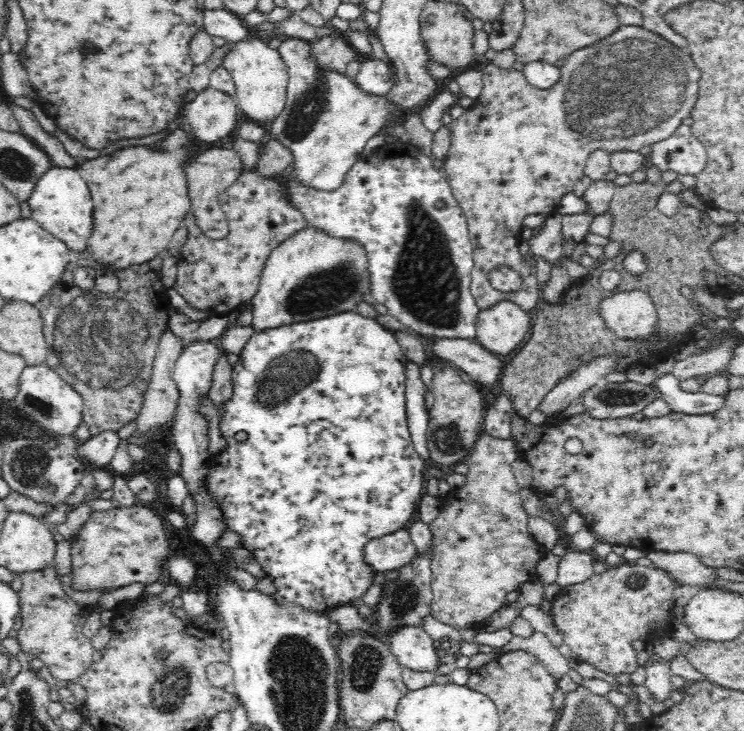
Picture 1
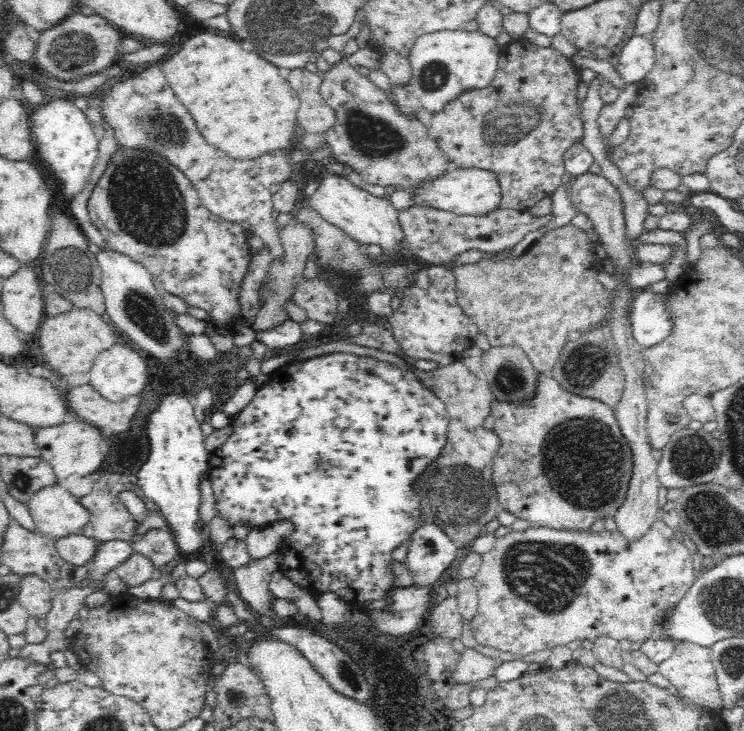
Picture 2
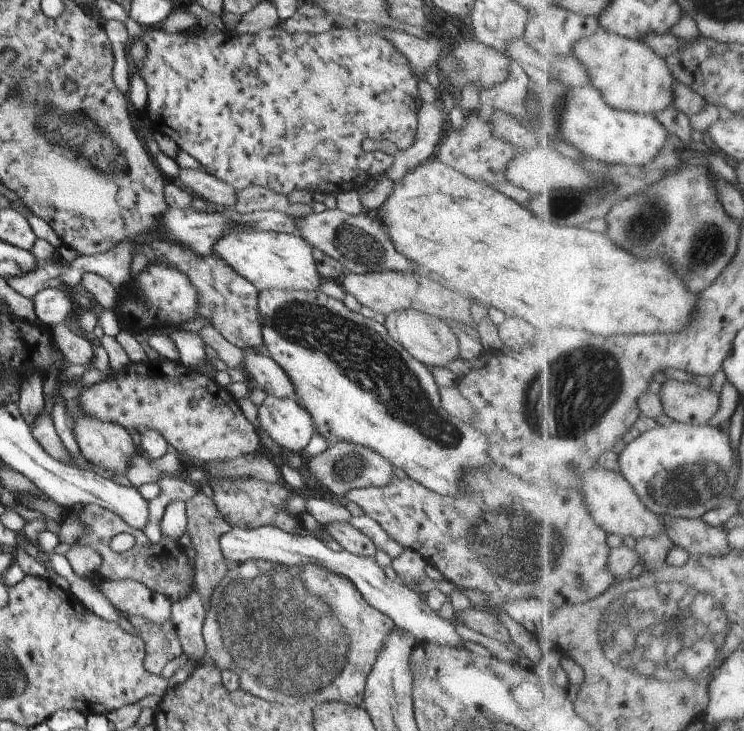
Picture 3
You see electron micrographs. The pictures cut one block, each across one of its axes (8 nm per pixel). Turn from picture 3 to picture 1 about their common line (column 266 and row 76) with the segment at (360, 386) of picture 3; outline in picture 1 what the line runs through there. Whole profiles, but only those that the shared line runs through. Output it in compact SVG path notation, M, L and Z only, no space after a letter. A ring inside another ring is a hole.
M283 38L279 47L280 57L287 66L289 81L287 84L287 96L284 110L272 123L268 125L268 135L274 138L292 153L292 165L288 174L278 176L279 180L289 184L292 179L304 183L304 187L313 192L326 192L336 190L342 186L344 178L361 158L363 158L364 146L372 136L380 135L391 124L397 124L404 116L404 110L398 103L394 103L386 95L368 94L362 91L356 81L348 78L346 73L336 70L324 72L316 65L315 56L311 48L311 42L296 38Z

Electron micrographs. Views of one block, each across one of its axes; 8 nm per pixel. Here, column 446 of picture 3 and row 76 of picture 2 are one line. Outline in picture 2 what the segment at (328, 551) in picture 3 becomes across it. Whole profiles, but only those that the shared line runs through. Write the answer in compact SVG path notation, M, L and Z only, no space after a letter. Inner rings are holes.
M634 35L613 61L622 80L627 83L640 83L654 67L655 56L650 37Z

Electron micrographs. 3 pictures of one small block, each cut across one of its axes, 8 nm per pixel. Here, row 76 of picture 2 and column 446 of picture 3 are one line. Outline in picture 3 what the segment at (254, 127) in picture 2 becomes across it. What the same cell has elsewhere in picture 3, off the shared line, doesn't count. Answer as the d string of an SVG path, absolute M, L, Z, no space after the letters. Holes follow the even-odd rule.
M435 157L425 160L420 166L404 175L400 179L398 186L393 184L393 191L386 201L375 212L375 217L388 228L390 240L394 244L394 248L404 254L408 260L412 260L414 264L418 264L420 268L434 272L438 276L444 278L444 282L452 284L458 290L468 292L474 300L484 302L488 306L498 308L500 312L504 312L506 316L518 316L518 318L526 318L530 324L540 326L540 324L556 324L556 326L574 326L578 330L588 330L588 332L596 332L596 334L656 334L666 333L672 334L680 332L682 329L689 329L694 321L697 321L697 308L701 305L702 298L698 300L698 296L694 296L686 284L682 282L682 278L678 274L674 274L674 270L664 262L664 260L636 260L634 254L626 252L624 248L620 248L618 244L614 244L606 234L602 232L592 232L586 228L570 228L560 226L556 222L544 222L540 218L536 218L532 212L528 212L526 208L518 206L514 200L503 195L495 188L488 184L468 178L466 175L458 172L456 169L449 167L447 164L438 161Z

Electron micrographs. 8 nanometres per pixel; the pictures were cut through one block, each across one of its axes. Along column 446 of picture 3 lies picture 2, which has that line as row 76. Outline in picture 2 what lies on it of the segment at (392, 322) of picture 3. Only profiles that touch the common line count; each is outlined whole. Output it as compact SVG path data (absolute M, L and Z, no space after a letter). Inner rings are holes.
M345 58L331 65L330 69L324 72L322 84L320 84L320 95L334 109L337 117L335 126L325 132L325 140L331 150L331 162L350 166L363 182L374 184L374 186L384 186L388 190L398 186L398 188L412 191L420 182L434 180L452 167L448 157L438 147L438 141L428 134L429 129L415 116L407 116L399 112L396 105L392 103L389 93L374 85L368 77L360 75L358 68L349 65Z

